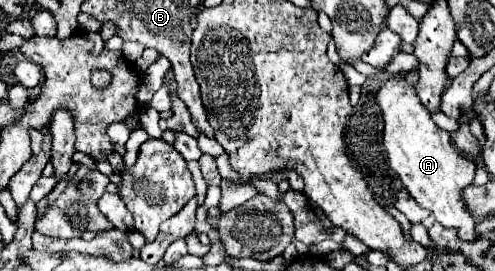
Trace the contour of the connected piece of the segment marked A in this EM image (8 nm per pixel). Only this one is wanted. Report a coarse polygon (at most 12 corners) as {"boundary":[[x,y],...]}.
{"boundary":[[413,89],[375,97],[383,145],[405,189],[461,241],[477,219],[461,191],[477,163],[455,149]]}

